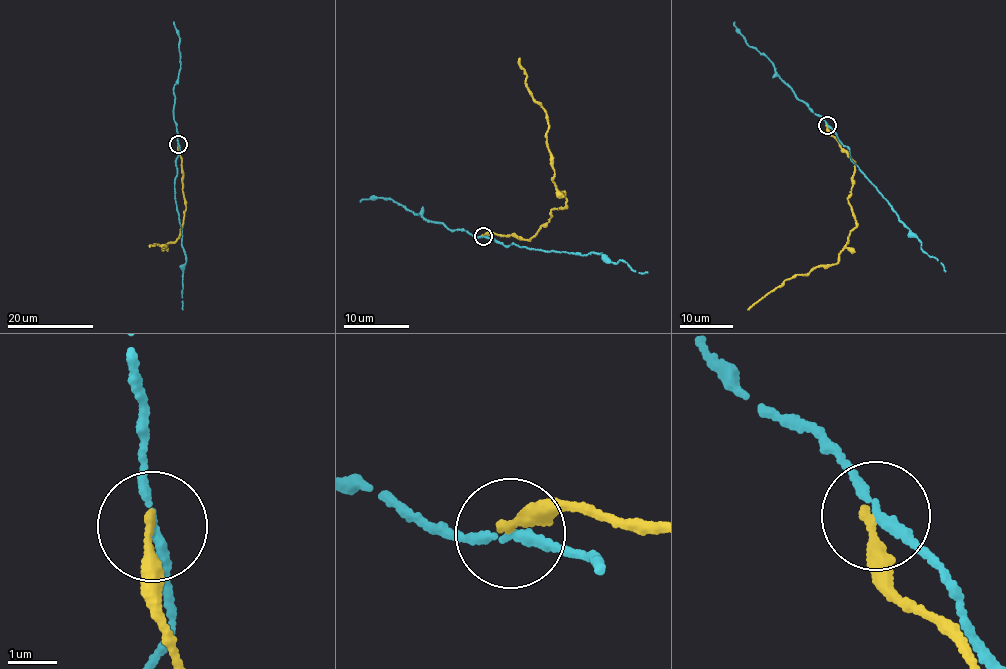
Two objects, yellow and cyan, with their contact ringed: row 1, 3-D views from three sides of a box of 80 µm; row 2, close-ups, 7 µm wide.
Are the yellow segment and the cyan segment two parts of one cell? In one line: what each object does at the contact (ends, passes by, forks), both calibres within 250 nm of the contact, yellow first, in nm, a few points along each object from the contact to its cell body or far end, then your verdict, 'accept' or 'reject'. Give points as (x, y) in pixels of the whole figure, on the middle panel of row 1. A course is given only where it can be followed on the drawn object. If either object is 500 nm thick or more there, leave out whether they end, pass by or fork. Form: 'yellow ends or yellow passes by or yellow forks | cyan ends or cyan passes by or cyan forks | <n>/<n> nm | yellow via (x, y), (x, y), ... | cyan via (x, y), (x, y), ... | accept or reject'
yellow ends | cyan passes by | 200/170 nm | yellow via (483, 235), (528, 239), (553, 208), (567, 205), (552, 180), (545, 111), (533, 102), (518, 58) | cyan via (483, 235), (508, 246), (513, 242), (584, 255), (592, 251), (612, 262), (622, 260), (638, 273), (647, 271) | reject

